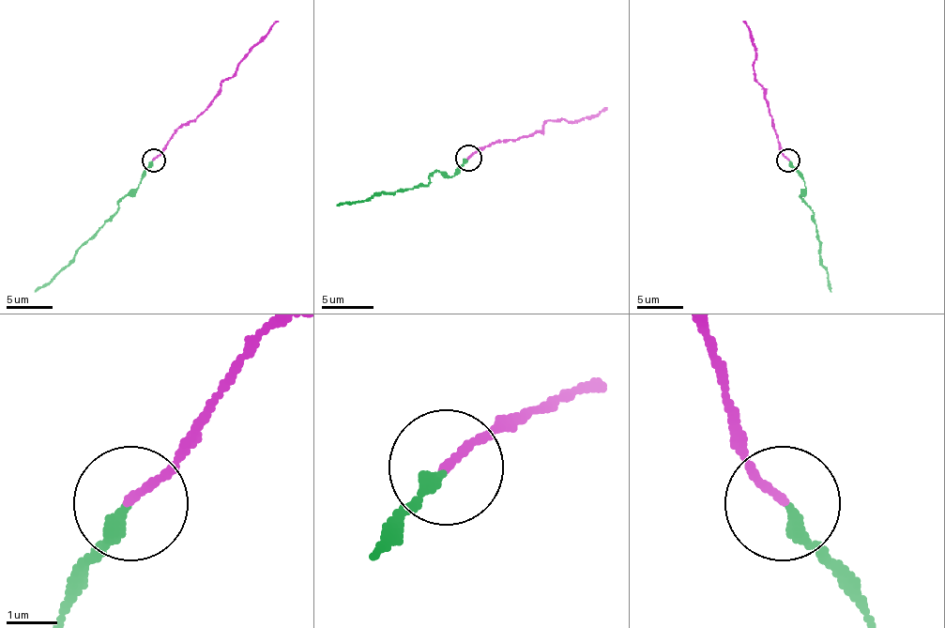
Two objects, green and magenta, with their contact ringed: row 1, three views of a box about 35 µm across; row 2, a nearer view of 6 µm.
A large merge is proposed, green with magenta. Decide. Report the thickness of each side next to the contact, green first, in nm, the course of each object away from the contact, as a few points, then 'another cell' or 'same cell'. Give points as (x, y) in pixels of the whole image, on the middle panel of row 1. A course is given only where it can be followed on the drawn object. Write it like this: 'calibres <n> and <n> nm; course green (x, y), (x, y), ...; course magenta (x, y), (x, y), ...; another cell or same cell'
calibres 260 and 150 nm; course green (469, 159), (450, 176), (435, 171), (428, 184), (373, 191), (360, 202), (337, 205); course magenta (469, 159), (484, 145), (534, 135), (549, 119), (580, 122), (596, 116), (606, 106); another cell

